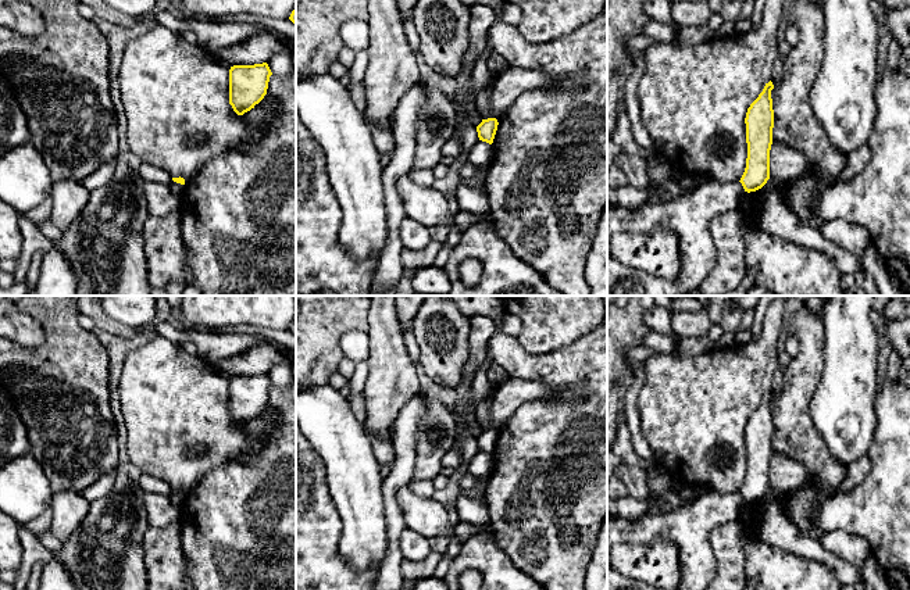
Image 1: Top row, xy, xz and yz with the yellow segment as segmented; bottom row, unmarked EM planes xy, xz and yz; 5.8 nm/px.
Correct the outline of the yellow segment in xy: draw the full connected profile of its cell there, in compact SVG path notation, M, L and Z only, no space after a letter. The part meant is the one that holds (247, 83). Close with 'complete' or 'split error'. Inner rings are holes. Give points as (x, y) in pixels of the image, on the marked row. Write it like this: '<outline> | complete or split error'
M267 62L231 67L229 104L238 115L250 111L264 99L271 75Z | complete

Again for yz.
M772 82L766 83L763 92L750 104L746 112L746 168L741 178L745 192L761 189L770 179L770 150L772 144L774 110Z | complete

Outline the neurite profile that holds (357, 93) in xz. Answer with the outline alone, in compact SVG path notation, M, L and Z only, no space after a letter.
M364 83L354 85L350 89L350 97L356 107L365 114L367 111L367 94L365 94L365 87Z

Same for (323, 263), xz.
M296 108L296 296L331 290L338 296L370 296L378 258L357 261L339 242L342 208L331 186L325 154Z

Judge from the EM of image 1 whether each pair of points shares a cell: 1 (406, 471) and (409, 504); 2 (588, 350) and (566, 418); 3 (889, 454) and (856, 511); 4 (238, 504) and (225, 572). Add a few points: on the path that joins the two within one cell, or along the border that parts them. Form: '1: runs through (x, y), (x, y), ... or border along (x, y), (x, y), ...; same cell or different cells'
1: border along (409, 482), (398, 492), (398, 503), (403, 515); different cells
2: runs through (592, 369), (592, 400), (585, 407); same cell
3: runs through (889, 468), (889, 476), (869, 497); same cell
4: runs through (238, 521), (238, 555); same cell

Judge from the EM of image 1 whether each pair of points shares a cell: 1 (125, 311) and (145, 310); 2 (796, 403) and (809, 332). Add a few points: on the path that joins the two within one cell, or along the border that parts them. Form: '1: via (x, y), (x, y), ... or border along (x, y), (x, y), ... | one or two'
1: via (129, 310), (141, 310) | one
2: via (799, 385), (800, 376), (809, 364), (809, 350) | one

